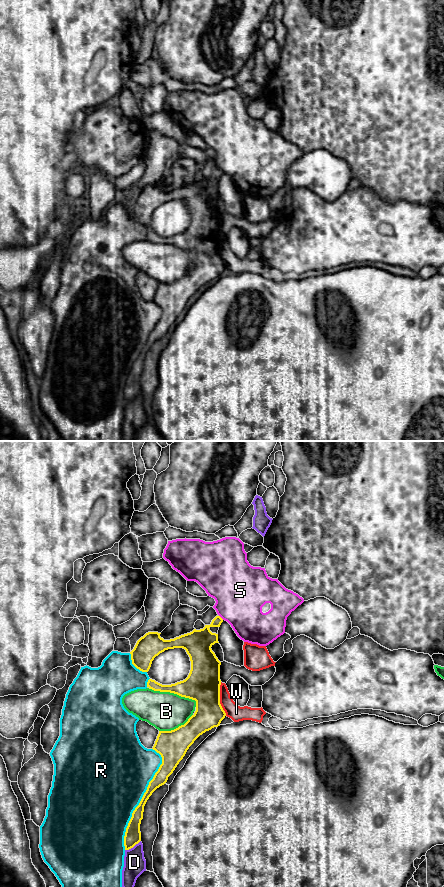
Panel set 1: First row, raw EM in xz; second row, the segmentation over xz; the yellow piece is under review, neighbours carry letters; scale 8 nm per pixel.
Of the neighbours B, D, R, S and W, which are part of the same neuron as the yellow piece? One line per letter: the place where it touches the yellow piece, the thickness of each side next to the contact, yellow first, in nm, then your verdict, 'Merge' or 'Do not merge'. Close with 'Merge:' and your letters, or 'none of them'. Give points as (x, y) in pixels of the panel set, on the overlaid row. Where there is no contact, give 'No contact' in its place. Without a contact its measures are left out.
B: Touches yellow at xz (174, 693). Thickness 280 nm (yellow) against 320 nm. Do not merge
D: Touches yellow at xz (132, 847). Thickness 130 nm (yellow) against 180 nm. Do not merge
R: Touches yellow at xz (142, 798). Thickness 110 nm (yellow) against 480 nm. Do not merge
S: Touches yellow at xz (220, 617). Thickness 190 nm (yellow) against 420 nm. Do not merge
W: Touches yellow at xz (219, 699). Thickness 280 nm (yellow) against 120 nm. Do not merge
Merge: none of them

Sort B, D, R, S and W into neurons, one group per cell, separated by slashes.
B / D / R / S / W

